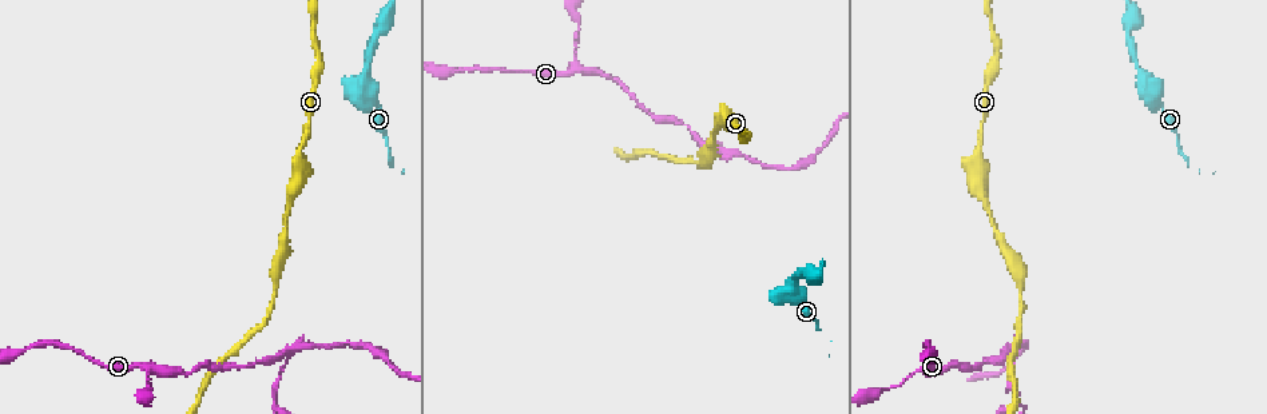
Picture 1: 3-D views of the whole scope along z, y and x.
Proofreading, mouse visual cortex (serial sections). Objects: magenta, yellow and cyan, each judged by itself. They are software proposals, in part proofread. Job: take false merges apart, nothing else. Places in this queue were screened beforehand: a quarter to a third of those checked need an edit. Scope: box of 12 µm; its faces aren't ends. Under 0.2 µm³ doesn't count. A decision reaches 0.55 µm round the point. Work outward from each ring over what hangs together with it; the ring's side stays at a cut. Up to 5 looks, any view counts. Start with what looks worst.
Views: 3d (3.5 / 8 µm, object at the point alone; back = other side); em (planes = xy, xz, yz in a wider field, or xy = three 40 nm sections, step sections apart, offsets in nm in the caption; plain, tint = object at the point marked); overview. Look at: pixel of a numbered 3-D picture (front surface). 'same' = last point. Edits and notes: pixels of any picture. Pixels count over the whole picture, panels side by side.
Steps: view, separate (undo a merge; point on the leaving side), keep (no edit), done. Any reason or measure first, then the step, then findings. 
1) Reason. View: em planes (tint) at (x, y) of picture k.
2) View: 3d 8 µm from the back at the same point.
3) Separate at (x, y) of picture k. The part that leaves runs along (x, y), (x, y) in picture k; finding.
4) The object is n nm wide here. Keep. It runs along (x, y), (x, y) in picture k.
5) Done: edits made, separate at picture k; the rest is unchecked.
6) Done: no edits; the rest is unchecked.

Three arms meet. View: 3d 3.5 µm at (282, 354) of picture 1.

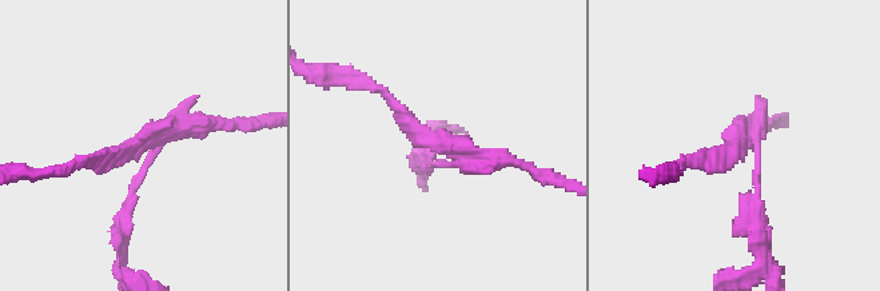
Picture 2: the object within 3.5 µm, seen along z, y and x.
Keep. It runs along (377, 88), (430, 143), (520, 163) in picture 2; continuous, no second cell.

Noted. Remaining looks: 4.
A narrow waist. View: 3d 8 µm at (303, 139) of picture 1.

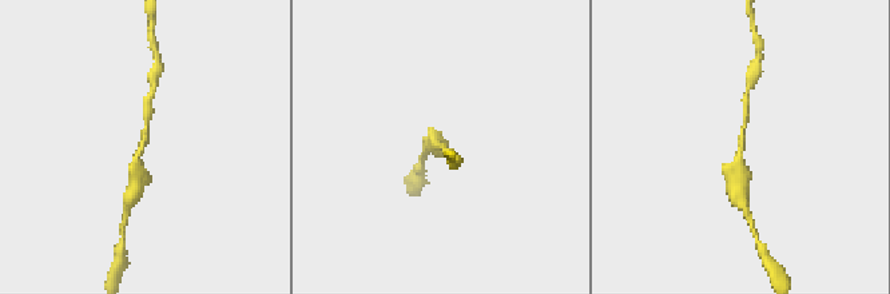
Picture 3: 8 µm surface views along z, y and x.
Shape alone is not enough. View: em xy step 1 (tint) at (442, 144) of picture 3.

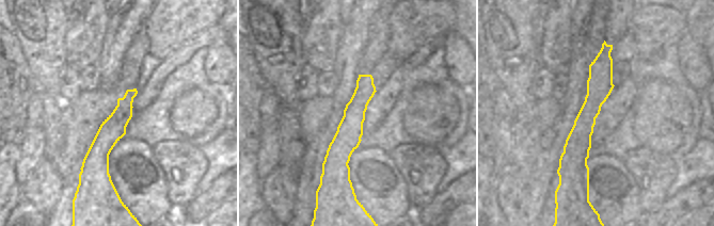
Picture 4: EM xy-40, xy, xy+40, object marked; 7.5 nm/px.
Keep. It runs along (605, 46), (580, 135), (584, 182) in picture 4; continuous, no second cell.

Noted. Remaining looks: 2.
Done: no edits; the rest is unchecked.

